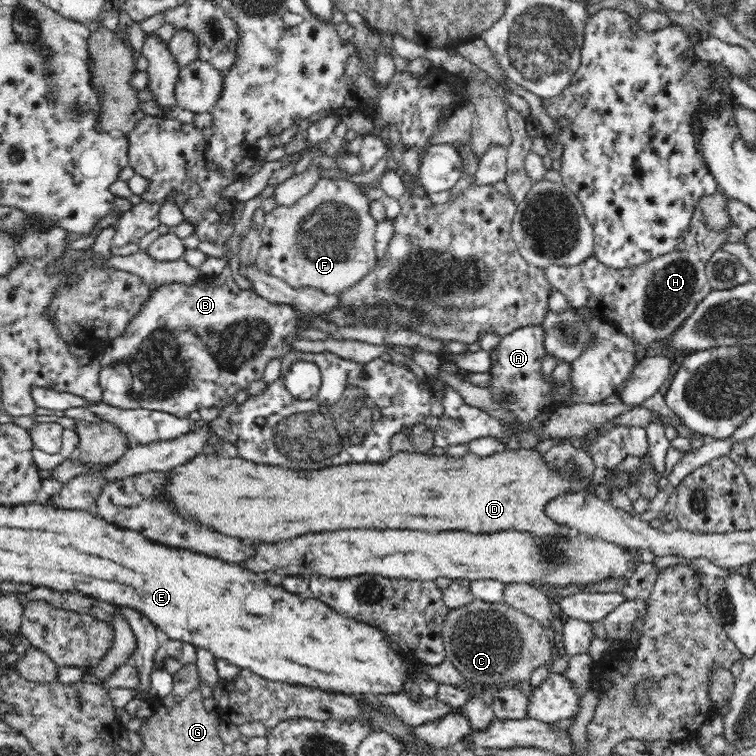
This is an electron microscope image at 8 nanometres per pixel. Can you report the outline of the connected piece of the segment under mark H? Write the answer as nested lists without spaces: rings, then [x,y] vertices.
[[[700,207],[694,209],[691,218],[691,227],[684,239],[676,246],[674,250],[652,258],[650,262],[644,262],[640,266],[628,266],[628,268],[614,269],[602,264],[595,255],[590,255],[580,264],[558,266],[556,264],[543,269],[545,277],[553,288],[560,291],[569,302],[569,306],[574,309],[586,308],[606,318],[626,334],[634,343],[640,347],[649,347],[652,342],[666,342],[672,338],[672,334],[684,324],[684,321],[694,312],[696,305],[713,289],[707,281],[705,275],[705,266],[711,254],[714,254],[721,246],[728,242],[730,229],[735,225],[728,225],[725,229],[714,231],[706,225],[704,221],[704,213],[700,211]]]

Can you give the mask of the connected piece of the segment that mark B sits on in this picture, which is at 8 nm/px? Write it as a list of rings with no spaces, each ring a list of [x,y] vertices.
[[[224,267],[215,277],[200,274],[196,284],[164,284],[150,294],[140,312],[132,318],[127,332],[106,343],[98,352],[103,402],[124,410],[128,402],[152,402],[154,410],[172,413],[178,418],[187,418],[193,411],[203,408],[216,408],[220,412],[233,404],[236,394],[247,390],[250,382],[263,379],[269,361],[282,360],[292,351],[291,343],[300,340],[296,333],[303,328],[300,319],[303,316],[307,314],[292,305],[272,304],[251,288],[240,289],[230,267]]]

